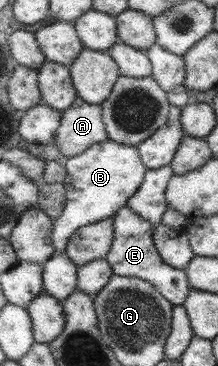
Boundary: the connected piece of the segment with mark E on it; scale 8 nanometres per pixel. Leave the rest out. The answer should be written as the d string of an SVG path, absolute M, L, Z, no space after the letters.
M128 207L121 209L113 218L115 238L106 258L115 274L147 280L175 306L184 305L192 290L188 275L186 270L173 268L163 260L155 244L155 226Z

